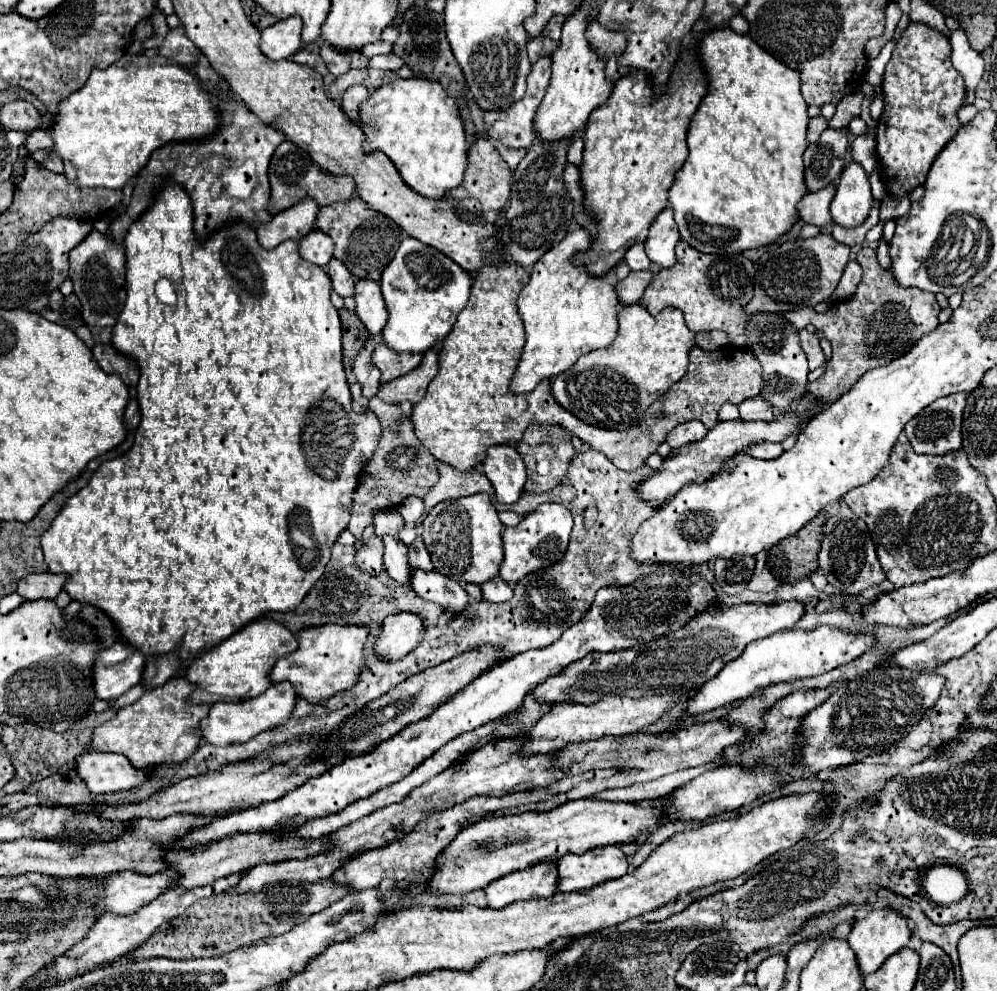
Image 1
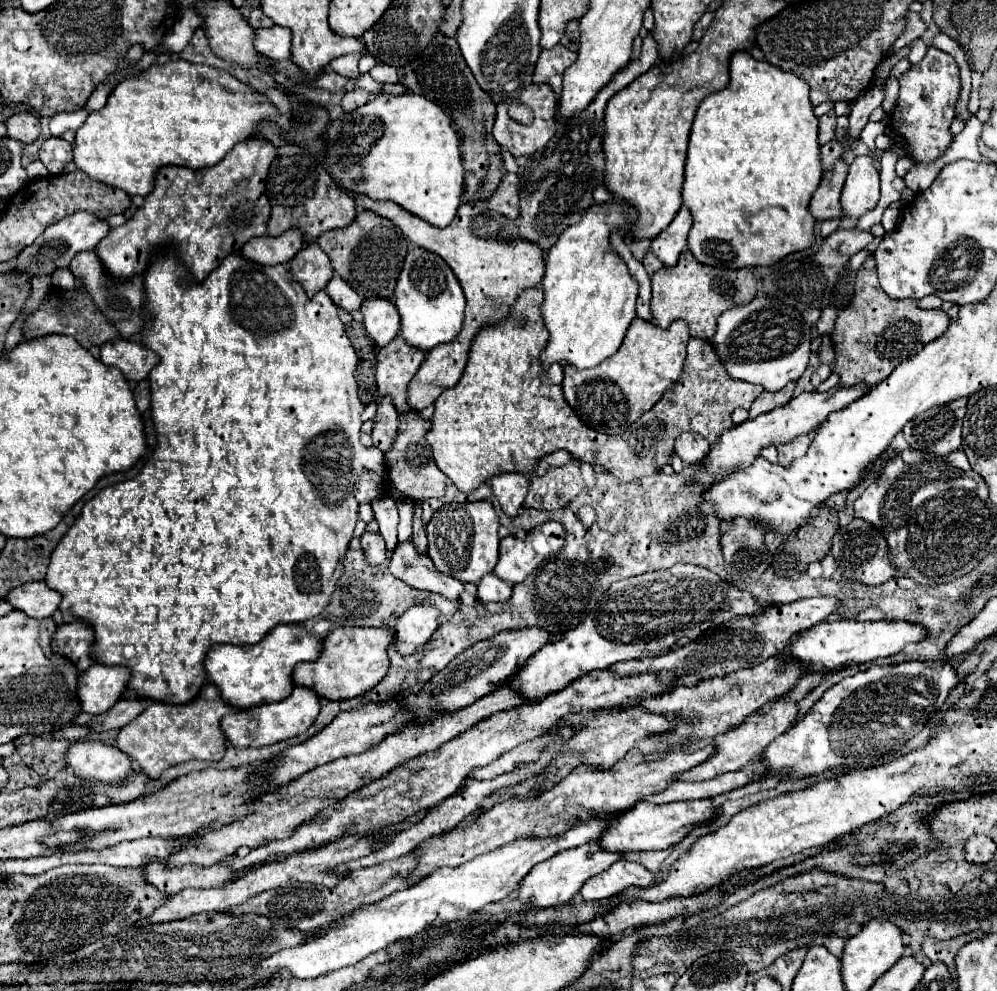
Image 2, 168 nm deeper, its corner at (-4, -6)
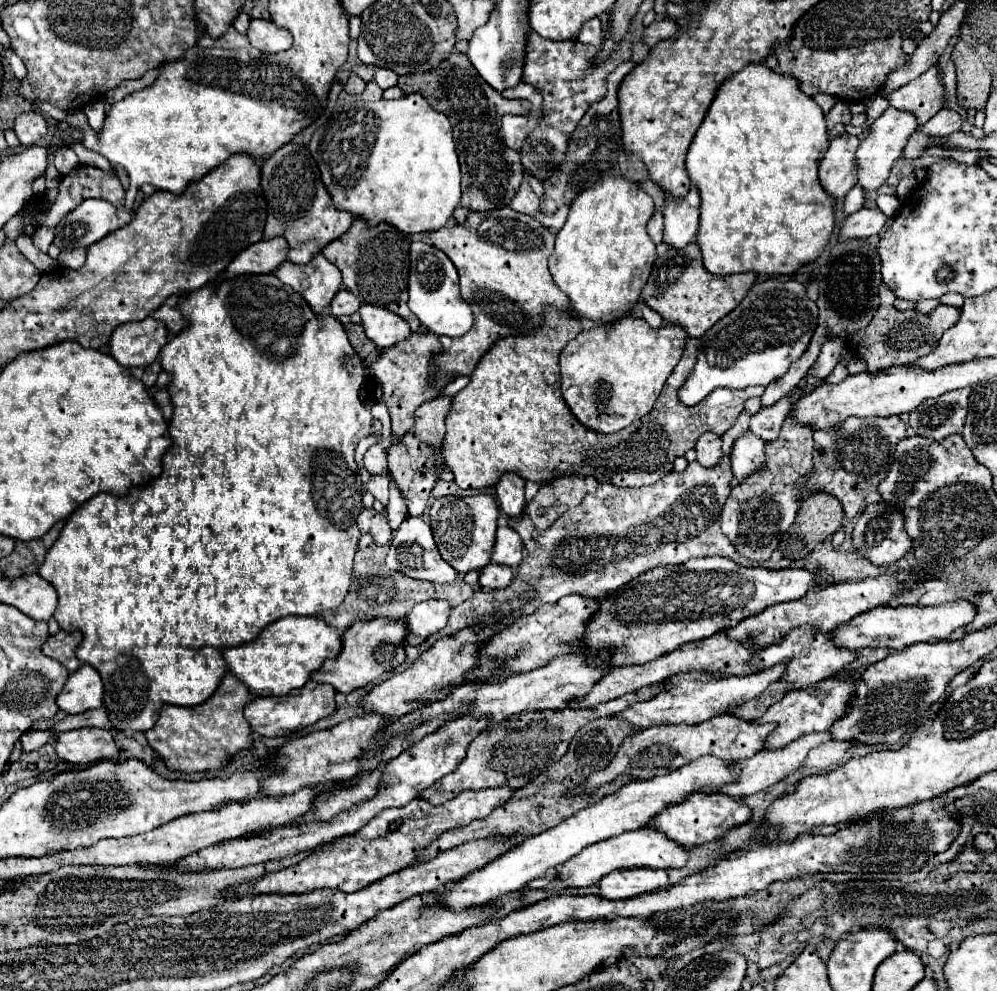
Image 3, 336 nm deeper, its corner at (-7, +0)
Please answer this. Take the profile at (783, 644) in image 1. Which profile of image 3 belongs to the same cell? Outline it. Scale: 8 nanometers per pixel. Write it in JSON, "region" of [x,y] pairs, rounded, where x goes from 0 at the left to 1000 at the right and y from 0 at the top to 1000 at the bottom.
{"region":[[[967,603],[947,607],[941,612],[881,612],[881,614],[875,614],[863,622],[855,624],[853,628],[843,630],[835,638],[835,646],[841,654],[851,654],[855,658],[865,656],[865,654],[905,656],[905,654],[921,650],[921,648],[947,646],[953,640],[967,634],[969,630],[973,630],[977,622],[979,622],[977,609]]]}

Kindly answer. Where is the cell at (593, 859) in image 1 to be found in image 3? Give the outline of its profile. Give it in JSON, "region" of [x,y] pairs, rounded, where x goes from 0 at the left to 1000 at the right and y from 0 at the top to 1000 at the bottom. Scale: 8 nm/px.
{"region":[[[642,876],[642,878],[616,878],[602,886],[600,896],[602,904],[610,908],[624,908],[634,906],[646,900],[664,898],[670,894],[668,878],[658,876]]]}

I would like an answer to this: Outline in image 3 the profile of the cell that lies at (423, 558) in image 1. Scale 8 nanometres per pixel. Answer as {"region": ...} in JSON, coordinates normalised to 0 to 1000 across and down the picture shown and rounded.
{"region":[[[412,436],[408,437],[405,442],[393,440],[393,446],[391,446],[387,458],[389,458],[389,472],[391,472],[399,492],[403,494],[403,501],[409,507],[411,519],[413,521],[423,519],[429,509],[431,494],[437,488],[437,468],[444,468],[444,462],[437,462],[433,451],[421,446]]]}

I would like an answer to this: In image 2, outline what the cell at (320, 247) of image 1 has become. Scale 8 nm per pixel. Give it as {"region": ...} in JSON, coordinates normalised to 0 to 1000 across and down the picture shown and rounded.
{"region":[[[312,244],[308,250],[304,250],[290,264],[290,272],[292,272],[294,281],[306,291],[310,301],[314,301],[318,295],[322,295],[334,281],[332,262],[330,262],[330,258],[326,258],[326,254],[322,254],[318,244]]]}

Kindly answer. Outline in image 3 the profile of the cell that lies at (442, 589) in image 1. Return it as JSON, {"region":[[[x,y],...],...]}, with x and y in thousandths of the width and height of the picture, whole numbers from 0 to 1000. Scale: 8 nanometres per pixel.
{"region":[[[409,521],[401,529],[401,533],[395,537],[395,543],[391,547],[391,555],[389,555],[389,561],[387,561],[387,571],[391,575],[403,577],[411,583],[439,587],[439,589],[453,589],[459,581],[459,577],[443,565],[443,561],[441,561],[441,557],[435,549],[431,529],[427,529],[423,523],[417,523],[417,521]]]}

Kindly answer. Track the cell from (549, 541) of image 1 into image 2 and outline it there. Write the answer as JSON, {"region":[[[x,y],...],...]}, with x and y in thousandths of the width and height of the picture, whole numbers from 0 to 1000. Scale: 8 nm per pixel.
{"region":[[[551,527],[539,531],[529,539],[527,545],[517,541],[503,543],[501,567],[496,571],[496,581],[513,589],[525,587],[545,565],[559,559],[567,549],[567,535],[561,527]]]}

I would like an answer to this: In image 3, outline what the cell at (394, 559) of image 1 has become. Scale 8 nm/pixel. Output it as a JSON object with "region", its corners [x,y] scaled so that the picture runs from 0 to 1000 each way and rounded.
{"region":[[[373,480],[369,486],[369,496],[383,507],[383,511],[389,511],[389,482],[385,480]]]}

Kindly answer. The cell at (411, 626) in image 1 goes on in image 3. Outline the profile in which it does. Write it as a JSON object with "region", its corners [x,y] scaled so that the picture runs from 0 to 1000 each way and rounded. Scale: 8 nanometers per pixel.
{"region":[[[427,605],[417,609],[407,622],[407,648],[413,652],[423,650],[431,640],[443,636],[449,628],[451,609],[445,605]]]}

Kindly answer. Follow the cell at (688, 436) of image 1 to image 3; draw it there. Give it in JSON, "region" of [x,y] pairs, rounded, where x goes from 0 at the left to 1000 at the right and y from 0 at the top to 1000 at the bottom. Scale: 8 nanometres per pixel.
{"region":[[[714,436],[704,438],[698,446],[698,452],[696,452],[700,458],[700,466],[704,470],[718,470],[718,466],[722,466],[722,462],[724,462],[722,450],[724,450],[722,440],[718,440]]]}

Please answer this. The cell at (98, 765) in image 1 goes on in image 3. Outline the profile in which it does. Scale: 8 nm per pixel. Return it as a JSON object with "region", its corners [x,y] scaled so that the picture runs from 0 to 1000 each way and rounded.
{"region":[[[80,735],[80,737],[70,737],[62,739],[56,745],[56,761],[72,771],[96,771],[102,767],[118,767],[120,755],[116,753],[112,741],[106,735]]]}

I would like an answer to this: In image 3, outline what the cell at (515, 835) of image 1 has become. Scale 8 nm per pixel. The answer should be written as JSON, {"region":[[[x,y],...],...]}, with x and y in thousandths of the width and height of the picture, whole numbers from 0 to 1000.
{"region":[[[696,799],[692,805],[688,805],[682,811],[672,811],[664,819],[660,819],[652,829],[650,836],[664,840],[668,846],[680,850],[682,854],[698,854],[698,852],[708,852],[732,838],[734,834],[746,831],[752,827],[752,815],[738,809],[736,805],[716,799],[716,801],[706,801],[706,799]]]}

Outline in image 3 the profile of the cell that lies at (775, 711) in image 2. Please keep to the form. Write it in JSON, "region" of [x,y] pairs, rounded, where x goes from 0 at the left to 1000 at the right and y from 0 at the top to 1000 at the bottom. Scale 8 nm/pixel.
{"region":[[[857,684],[824,686],[822,690],[812,692],[812,694],[802,694],[802,696],[788,698],[786,704],[782,708],[774,710],[764,725],[758,725],[754,729],[756,731],[768,731],[768,729],[778,731],[778,737],[770,741],[766,755],[768,757],[780,757],[780,755],[792,751],[794,747],[800,747],[806,741],[830,737],[843,725],[843,720],[849,718],[849,710],[851,710],[855,698],[857,698]]]}

